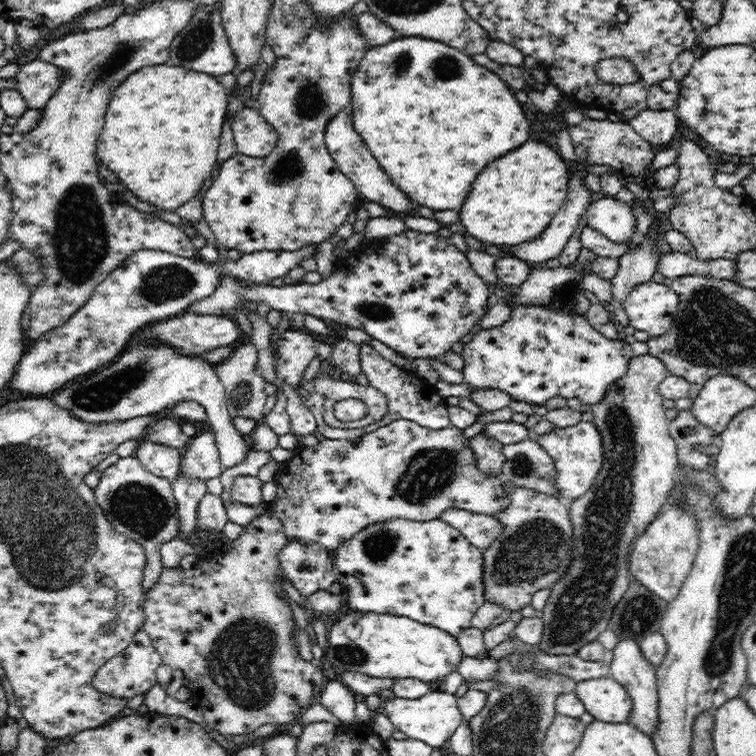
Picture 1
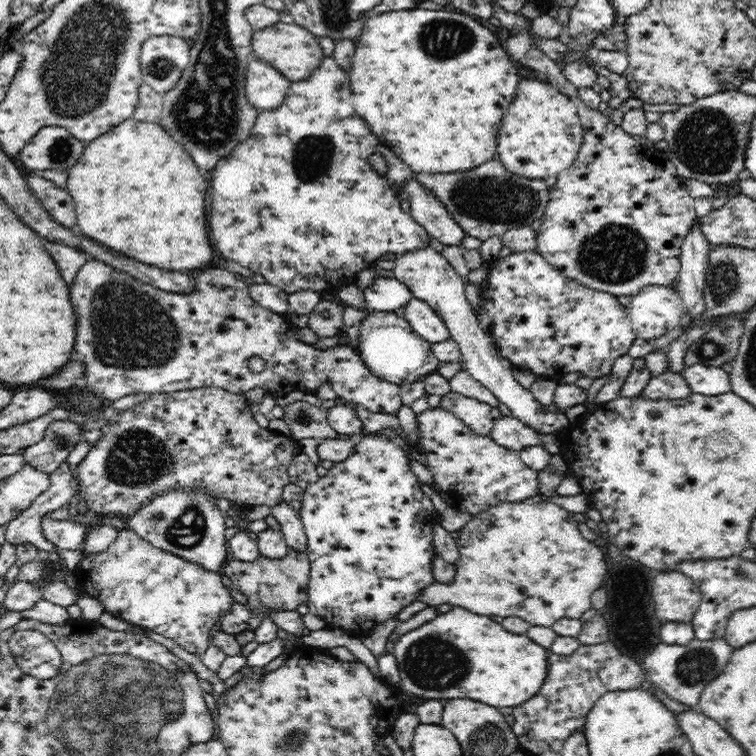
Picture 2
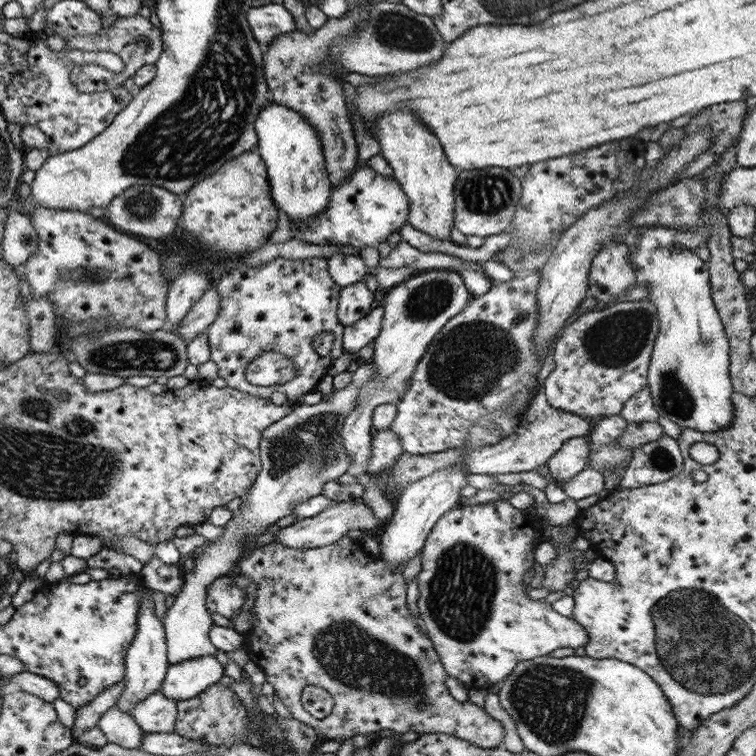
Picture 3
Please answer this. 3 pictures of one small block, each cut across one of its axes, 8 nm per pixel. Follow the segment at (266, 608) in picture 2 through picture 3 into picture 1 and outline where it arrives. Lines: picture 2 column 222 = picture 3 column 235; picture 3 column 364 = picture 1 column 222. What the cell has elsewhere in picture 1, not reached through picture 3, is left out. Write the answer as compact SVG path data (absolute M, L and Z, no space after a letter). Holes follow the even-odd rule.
M269 511L252 519L228 554L214 546L209 560L190 570L164 567L156 584L146 592L143 631L152 639L164 665L180 670L191 681L189 700L202 711L205 724L222 735L248 734L262 724L288 724L313 704L314 688L324 684L322 670L300 658L292 641L294 612L278 581L283 574L278 554L289 543L280 519Z

